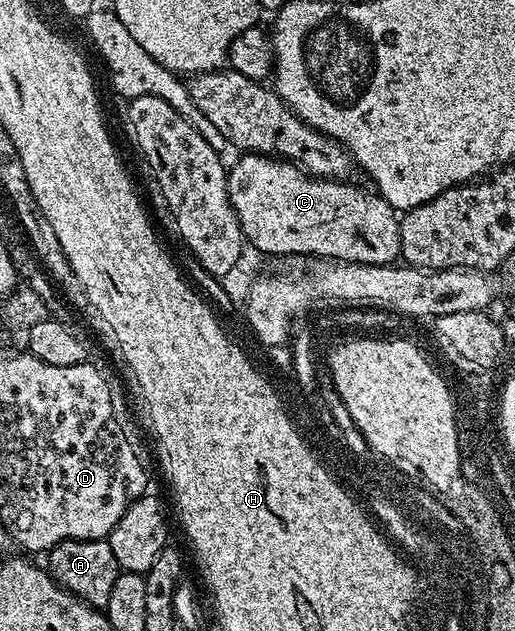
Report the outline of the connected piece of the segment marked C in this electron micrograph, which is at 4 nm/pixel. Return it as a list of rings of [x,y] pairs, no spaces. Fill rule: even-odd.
[[[248,152],[240,155],[234,166],[228,167],[229,176],[229,199],[233,205],[233,211],[237,214],[237,219],[241,225],[241,232],[245,235],[245,241],[250,247],[262,250],[265,254],[285,254],[284,256],[310,256],[314,254],[317,260],[336,260],[337,262],[358,262],[364,266],[387,266],[396,263],[401,258],[401,241],[399,240],[399,228],[401,220],[398,211],[394,210],[387,200],[376,192],[368,194],[365,190],[360,190],[357,186],[352,186],[349,180],[334,180],[332,178],[314,178],[311,174],[306,174],[300,165],[274,158],[267,154],[251,154]]]

